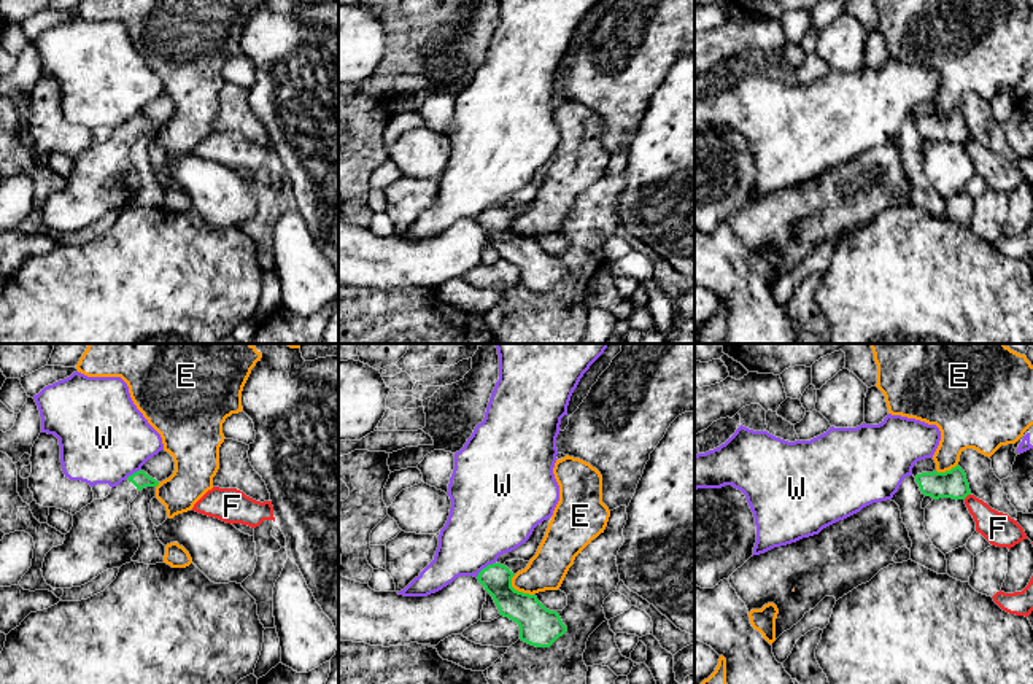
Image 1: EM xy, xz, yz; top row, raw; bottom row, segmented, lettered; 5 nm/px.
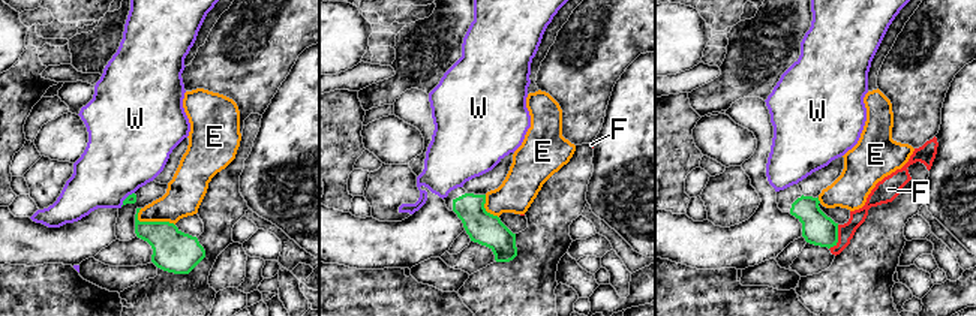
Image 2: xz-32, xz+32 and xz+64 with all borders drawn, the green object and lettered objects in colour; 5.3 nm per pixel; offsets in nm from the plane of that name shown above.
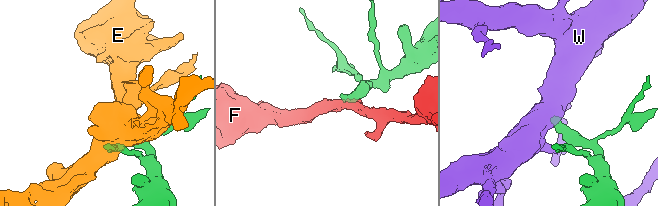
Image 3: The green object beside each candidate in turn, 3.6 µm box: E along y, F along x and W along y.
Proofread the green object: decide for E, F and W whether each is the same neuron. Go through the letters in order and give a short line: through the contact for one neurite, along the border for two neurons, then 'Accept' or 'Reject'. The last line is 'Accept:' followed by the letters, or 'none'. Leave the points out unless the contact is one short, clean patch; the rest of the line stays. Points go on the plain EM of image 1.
E: Reject
F: Reject
W: Reject
Accept: none

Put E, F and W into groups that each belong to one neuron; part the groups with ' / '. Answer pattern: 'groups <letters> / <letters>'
groups E / F / W

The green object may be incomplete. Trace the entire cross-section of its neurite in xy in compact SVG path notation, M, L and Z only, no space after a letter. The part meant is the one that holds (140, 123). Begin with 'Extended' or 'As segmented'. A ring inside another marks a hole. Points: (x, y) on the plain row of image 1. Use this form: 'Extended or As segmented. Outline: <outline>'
Extended. Outline: M140 113L113 130L106 142L94 143L76 156L64 188L44 200L41 215L46 227L52 232L81 231L106 213L130 207L140 191L130 146L145 130L157 129Z

